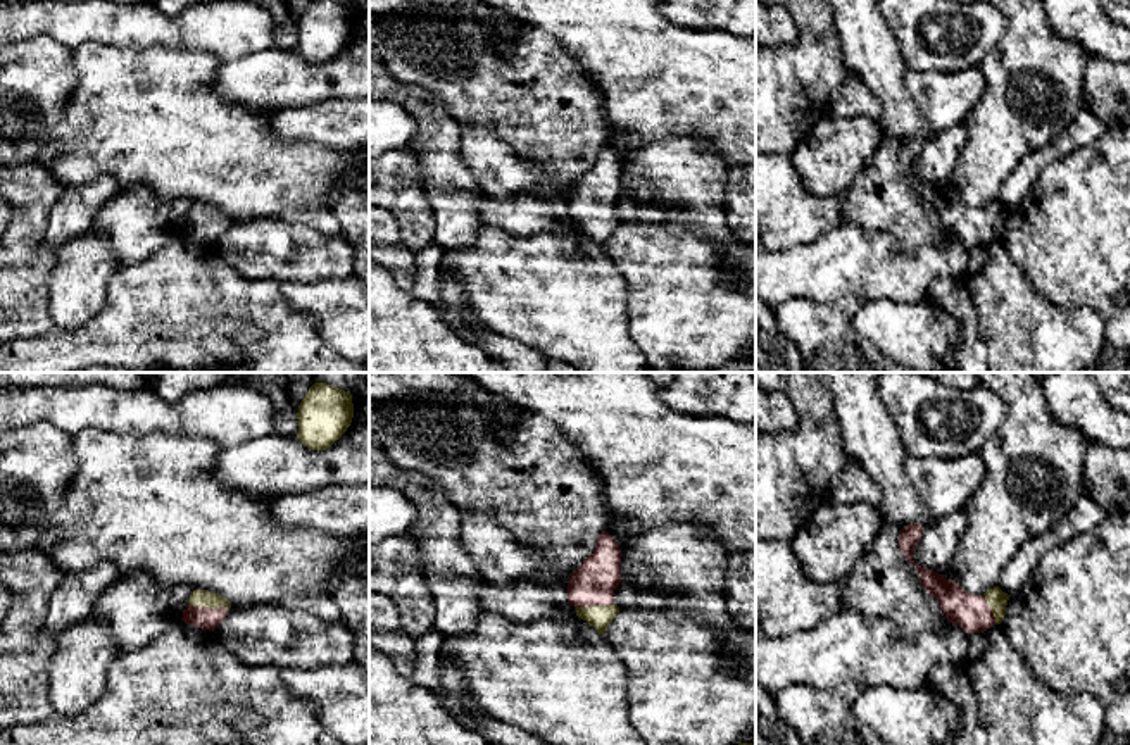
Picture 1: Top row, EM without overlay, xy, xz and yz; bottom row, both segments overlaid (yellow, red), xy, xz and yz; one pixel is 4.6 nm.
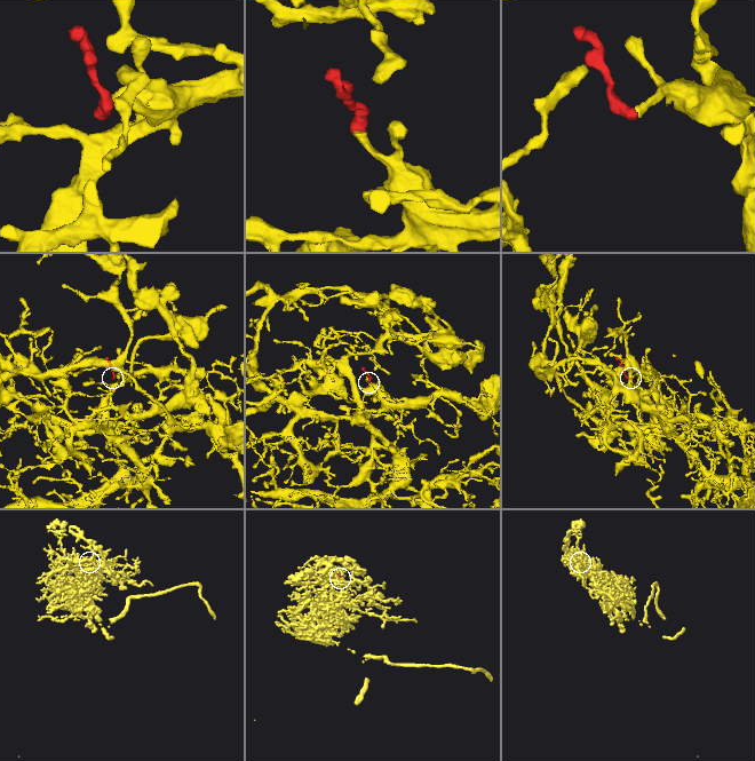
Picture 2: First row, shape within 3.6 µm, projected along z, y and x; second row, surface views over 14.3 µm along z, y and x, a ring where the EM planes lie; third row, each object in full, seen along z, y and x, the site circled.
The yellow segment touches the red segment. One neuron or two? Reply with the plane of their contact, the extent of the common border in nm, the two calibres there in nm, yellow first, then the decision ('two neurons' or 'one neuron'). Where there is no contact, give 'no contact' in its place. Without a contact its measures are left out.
xy | 200 nm | 90/100 nm | one neuron

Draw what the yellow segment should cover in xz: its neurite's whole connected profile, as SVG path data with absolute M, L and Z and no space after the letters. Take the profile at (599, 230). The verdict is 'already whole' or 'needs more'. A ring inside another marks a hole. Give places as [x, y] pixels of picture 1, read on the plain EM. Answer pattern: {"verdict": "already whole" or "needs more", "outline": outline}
{"verdict": "needs more", "outline": "M602 145L595 164L568 195L568 216L576 229L604 248L619 226L614 203L621 197L621 164L616 153Z"}

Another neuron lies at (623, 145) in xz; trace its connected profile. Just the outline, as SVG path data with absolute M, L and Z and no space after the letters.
M611 121L607 122L609 122L609 140L606 145L616 153L619 164L625 166L637 152L640 152L643 143L640 141L640 138L616 129Z

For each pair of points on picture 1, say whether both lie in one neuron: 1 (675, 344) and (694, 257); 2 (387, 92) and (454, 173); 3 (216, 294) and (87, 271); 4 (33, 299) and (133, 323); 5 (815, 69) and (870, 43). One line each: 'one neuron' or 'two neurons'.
1: one neuron
2: one neuron
3: two neurons
4: two neurons
5: two neurons

